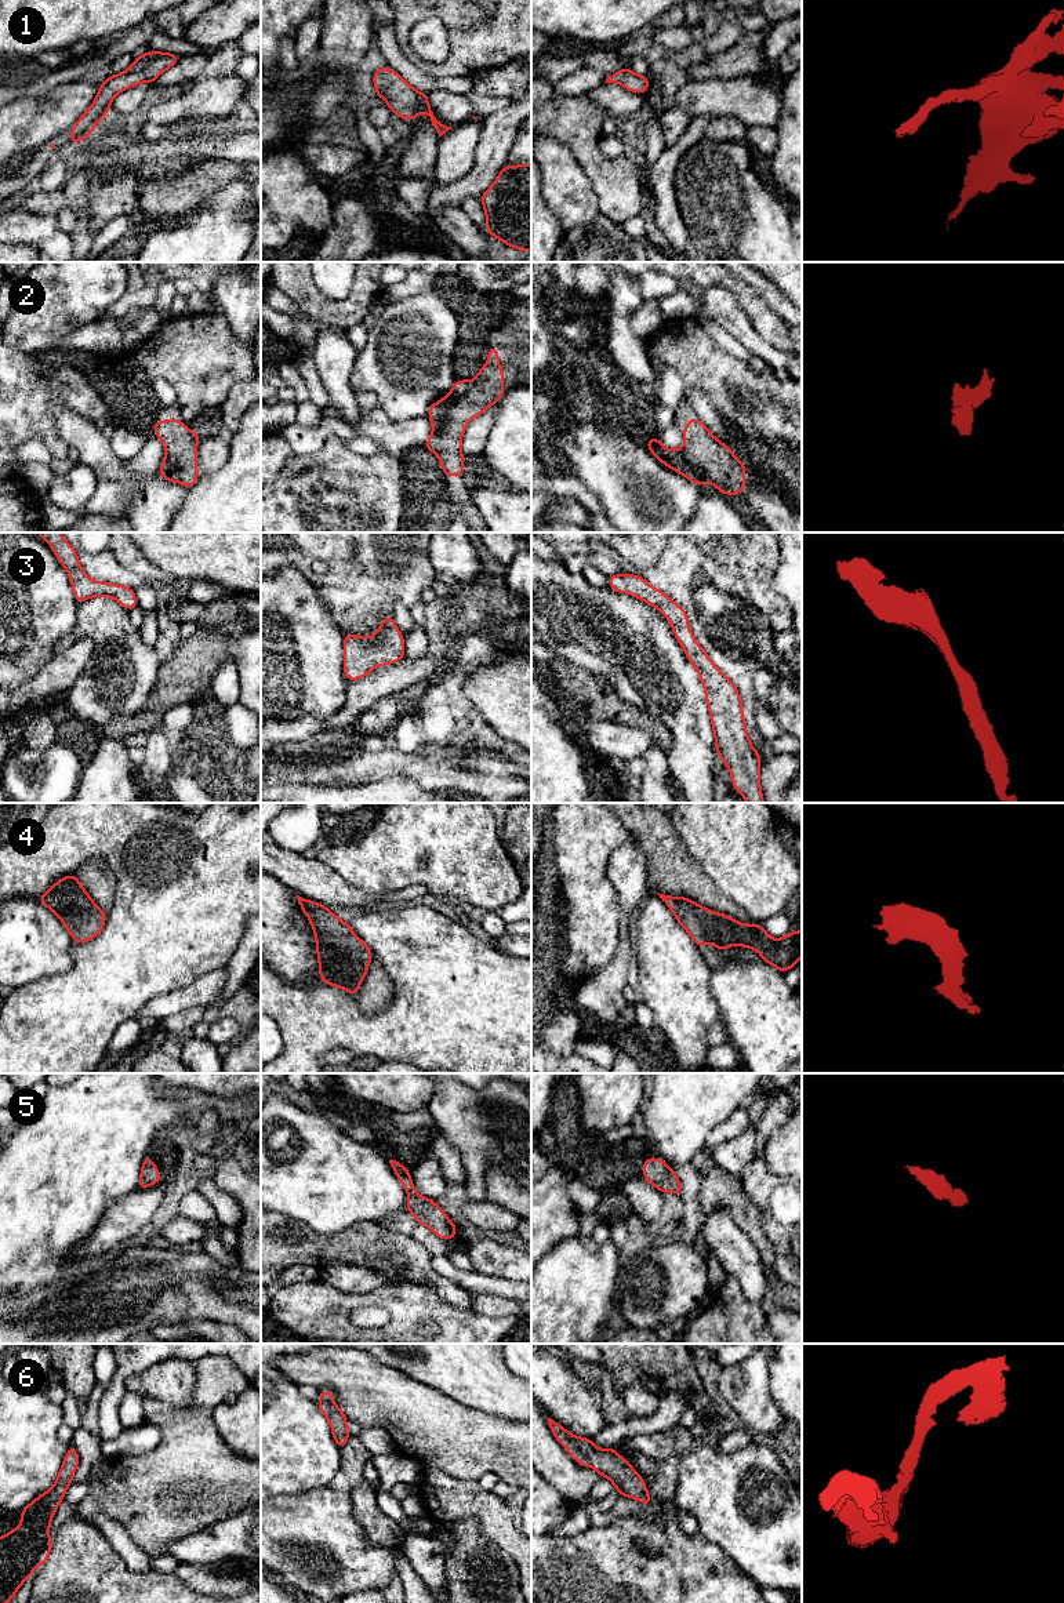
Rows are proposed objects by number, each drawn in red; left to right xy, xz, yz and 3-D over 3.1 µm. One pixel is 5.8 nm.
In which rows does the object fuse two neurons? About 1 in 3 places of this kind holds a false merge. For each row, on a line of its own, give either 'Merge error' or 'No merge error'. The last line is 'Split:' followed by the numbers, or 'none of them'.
1: No merge error
2: No merge error
3: No merge error
4: No merge error
5: No merge error
6: No merge error
Split: none of them

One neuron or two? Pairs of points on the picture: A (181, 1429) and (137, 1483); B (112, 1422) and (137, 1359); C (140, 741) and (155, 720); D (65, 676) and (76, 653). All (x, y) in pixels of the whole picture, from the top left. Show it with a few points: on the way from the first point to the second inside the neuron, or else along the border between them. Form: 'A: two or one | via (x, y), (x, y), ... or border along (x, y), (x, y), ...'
A: one | via (177, 1443), (151, 1469)
B: one | via (112, 1407), (112, 1395), (122, 1374)
C: two | border along (144, 731), (135, 731), (119, 740)
D: one | via (65, 671), (65, 665), (72, 658)

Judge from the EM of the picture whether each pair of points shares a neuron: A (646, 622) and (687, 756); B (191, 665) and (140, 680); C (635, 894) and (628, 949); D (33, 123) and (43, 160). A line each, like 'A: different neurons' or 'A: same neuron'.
A: same neuron
B: different neurons
C: same neuron
D: different neurons

